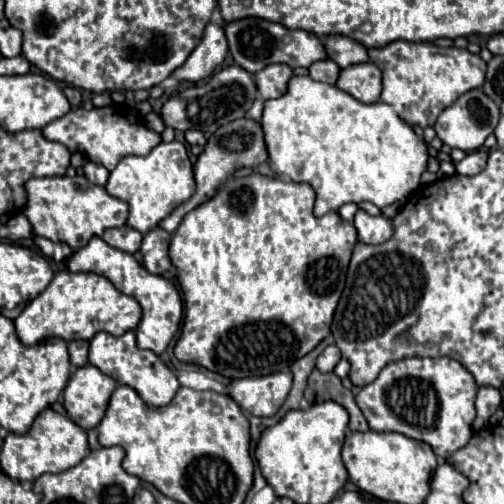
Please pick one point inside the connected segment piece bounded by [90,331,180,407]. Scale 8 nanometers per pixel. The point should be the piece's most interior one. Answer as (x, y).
(120, 357)

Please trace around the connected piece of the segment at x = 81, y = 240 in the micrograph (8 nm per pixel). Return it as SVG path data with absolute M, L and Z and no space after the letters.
M84 175L76 177L38 177L26 183L28 203L24 215L30 219L36 235L54 243L68 243L72 249L82 249L92 237L100 237L104 229L126 225L128 205L106 193L104 187L92 185Z

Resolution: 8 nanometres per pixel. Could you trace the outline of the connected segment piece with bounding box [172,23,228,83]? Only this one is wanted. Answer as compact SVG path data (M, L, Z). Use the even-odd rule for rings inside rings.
M208 23L200 45L190 53L186 63L172 73L172 77L182 81L192 81L192 83L204 81L224 61L226 53L228 53L228 41L224 29L220 25Z

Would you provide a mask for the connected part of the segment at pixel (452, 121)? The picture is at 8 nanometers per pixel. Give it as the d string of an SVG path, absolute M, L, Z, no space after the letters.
M472 89L464 95L460 95L450 107L446 107L440 117L436 119L434 123L434 129L436 129L436 135L448 145L448 147L458 147L466 153L470 151L476 151L478 147L484 145L486 137L494 131L496 123L498 123L498 117L500 117L500 109L498 105L482 91L482 89Z

